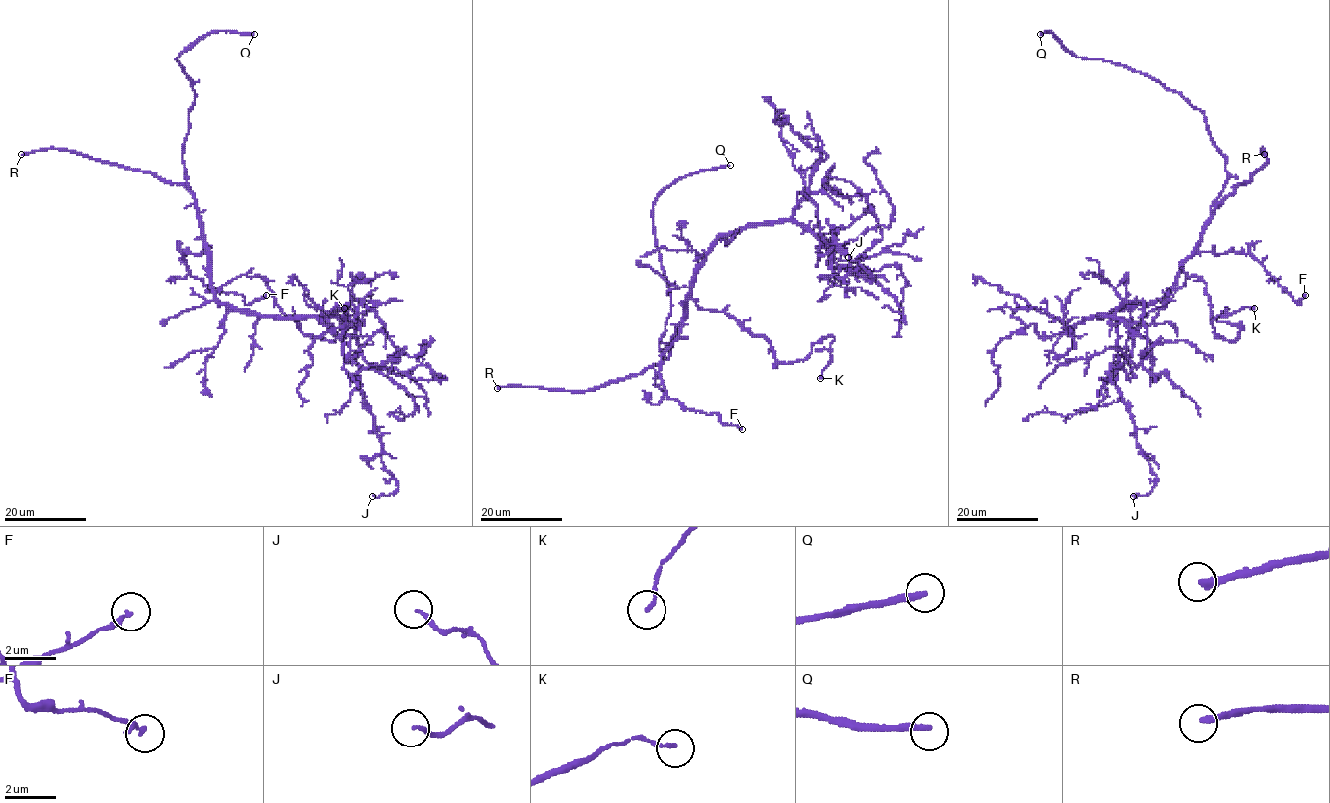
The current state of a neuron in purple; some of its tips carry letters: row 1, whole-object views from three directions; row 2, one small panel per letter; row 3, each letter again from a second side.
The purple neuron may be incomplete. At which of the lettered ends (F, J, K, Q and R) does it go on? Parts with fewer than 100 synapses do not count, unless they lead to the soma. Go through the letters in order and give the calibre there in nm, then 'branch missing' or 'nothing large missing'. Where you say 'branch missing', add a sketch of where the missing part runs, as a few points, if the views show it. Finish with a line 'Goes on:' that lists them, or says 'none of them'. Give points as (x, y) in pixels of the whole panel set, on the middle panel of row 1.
F: 170 nm thick; nothing large missing
J: 150 nm thick; nothing large missing
K: 130 nm thick; nothing large missing
Q: 280 nm thick; branch missing; missing branch runs (730, 165), (750, 163), (785, 135), (786, 119), (787, 124)
R: 280 nm thick; branch missing
Goes on: Q, R

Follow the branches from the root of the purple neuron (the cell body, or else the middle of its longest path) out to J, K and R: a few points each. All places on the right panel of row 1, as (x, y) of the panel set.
J: (1177, 284), (1160, 299), (1096, 317), (1122, 318), (1134, 343), (1116, 388), (1157, 482), (1148, 494), (1133, 496)
K: (1177, 284), (1187, 275), (1206, 284), (1211, 318), (1241, 328), (1224, 340), (1213, 320), (1254, 308)
R: (1177, 284), (1180, 266), (1191, 254), (1213, 209), (1267, 161), (1264, 154)

